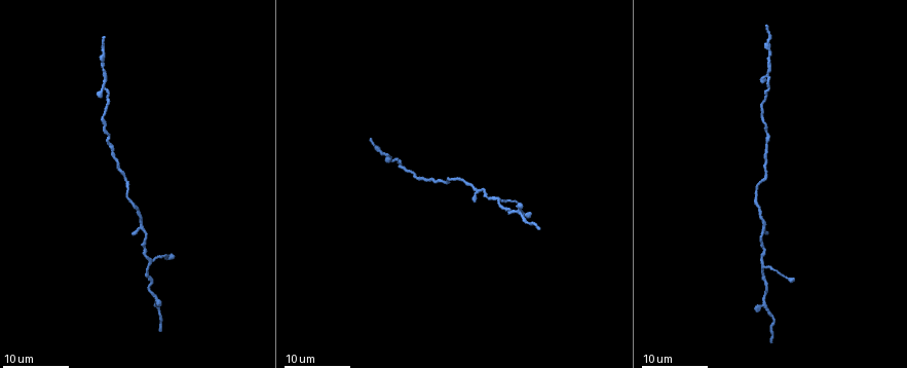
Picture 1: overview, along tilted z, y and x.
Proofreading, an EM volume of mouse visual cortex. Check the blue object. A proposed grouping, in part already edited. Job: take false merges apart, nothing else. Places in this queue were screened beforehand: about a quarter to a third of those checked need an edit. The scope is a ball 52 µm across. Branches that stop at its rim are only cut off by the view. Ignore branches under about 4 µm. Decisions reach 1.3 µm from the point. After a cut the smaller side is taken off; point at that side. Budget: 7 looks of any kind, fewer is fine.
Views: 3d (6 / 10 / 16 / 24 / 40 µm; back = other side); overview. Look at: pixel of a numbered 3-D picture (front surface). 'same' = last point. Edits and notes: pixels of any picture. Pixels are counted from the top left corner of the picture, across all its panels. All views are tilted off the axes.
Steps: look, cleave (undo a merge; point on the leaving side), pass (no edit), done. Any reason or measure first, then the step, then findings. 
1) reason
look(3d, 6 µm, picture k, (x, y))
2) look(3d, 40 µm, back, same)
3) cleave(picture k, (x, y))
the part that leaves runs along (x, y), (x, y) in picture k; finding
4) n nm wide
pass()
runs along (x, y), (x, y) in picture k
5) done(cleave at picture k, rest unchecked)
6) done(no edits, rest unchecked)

arms part here
look(3d, 24 µm, picture 1, (763, 266))

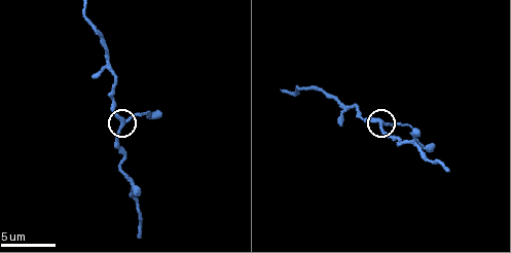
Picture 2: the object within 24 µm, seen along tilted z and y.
look(3d, 6 µm, picture 2, (386, 125))

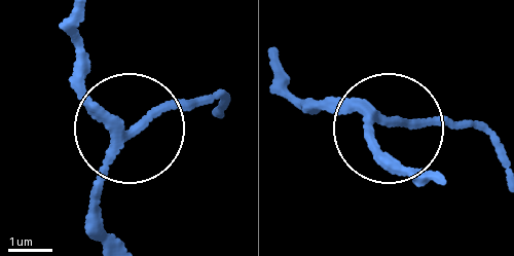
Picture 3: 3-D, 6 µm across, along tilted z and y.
3 arms
pass()
continuous, no second cell

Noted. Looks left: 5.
two arms in line, one across
look(3d, 10 µm, picture 2, (111, 69))

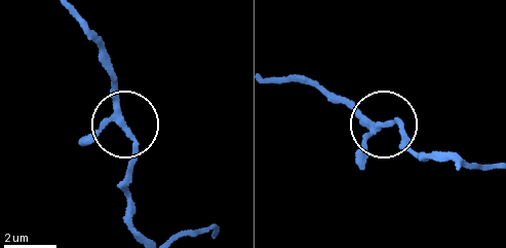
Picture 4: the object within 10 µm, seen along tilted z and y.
3 arms
pass()
all the same cell

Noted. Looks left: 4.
side arm on a straight run
look(3d, 24 µm, picture 1, (765, 76))

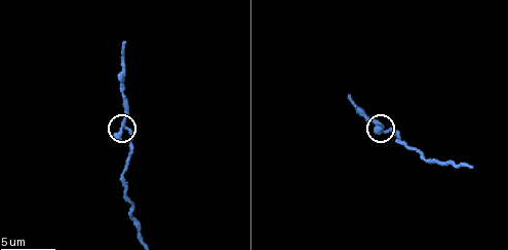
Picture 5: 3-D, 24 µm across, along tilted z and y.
look(3d, 10 µm, picture 5, (122, 125))

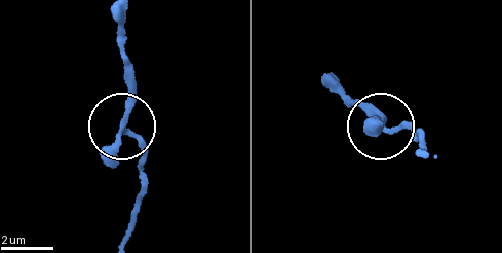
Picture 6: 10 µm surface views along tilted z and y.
pass()
runs along (124, 238), (143, 169), (141, 144), (122, 120), (128, 60) in picture 6; one cell here

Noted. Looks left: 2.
done(no edits, rest unchecked)

